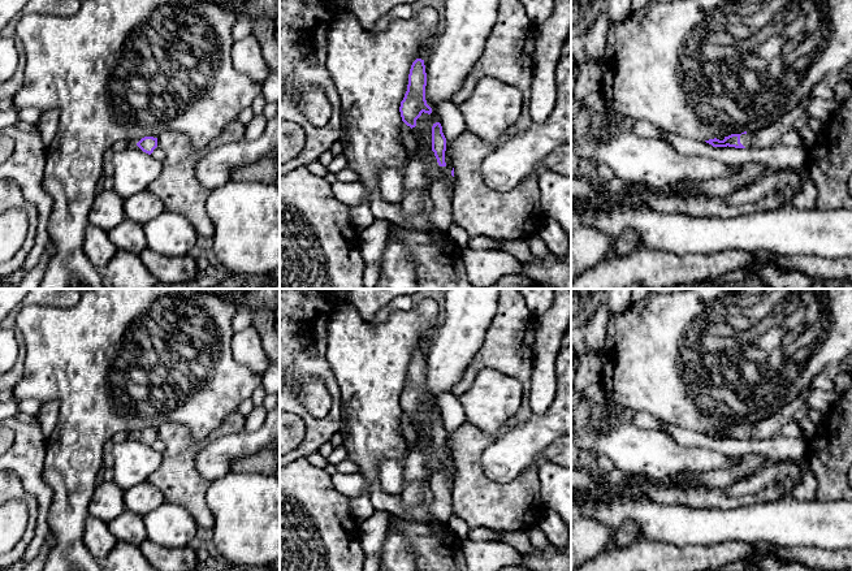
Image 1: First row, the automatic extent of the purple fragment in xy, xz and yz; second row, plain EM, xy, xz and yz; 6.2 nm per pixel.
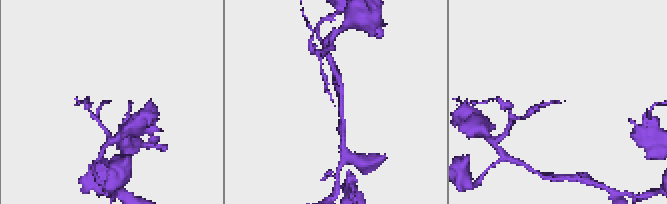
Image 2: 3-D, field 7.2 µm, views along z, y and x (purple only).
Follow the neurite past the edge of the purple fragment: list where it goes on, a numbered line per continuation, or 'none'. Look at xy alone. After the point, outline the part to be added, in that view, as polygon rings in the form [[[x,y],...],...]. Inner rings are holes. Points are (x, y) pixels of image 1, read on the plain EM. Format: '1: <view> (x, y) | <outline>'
none

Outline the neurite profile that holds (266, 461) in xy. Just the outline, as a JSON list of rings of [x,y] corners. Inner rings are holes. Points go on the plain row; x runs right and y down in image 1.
[[[265,446],[259,453],[241,458],[233,464],[233,471],[256,471],[274,475],[278,464],[278,451],[273,446]]]

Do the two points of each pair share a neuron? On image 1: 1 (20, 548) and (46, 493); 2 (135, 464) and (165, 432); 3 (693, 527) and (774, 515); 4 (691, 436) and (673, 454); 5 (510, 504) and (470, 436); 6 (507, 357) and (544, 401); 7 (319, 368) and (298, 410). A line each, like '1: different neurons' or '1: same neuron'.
1: different neurons
2: different neurons
3: same neuron
4: different neurons
5: same neuron
6: different neurons
7: same neuron

